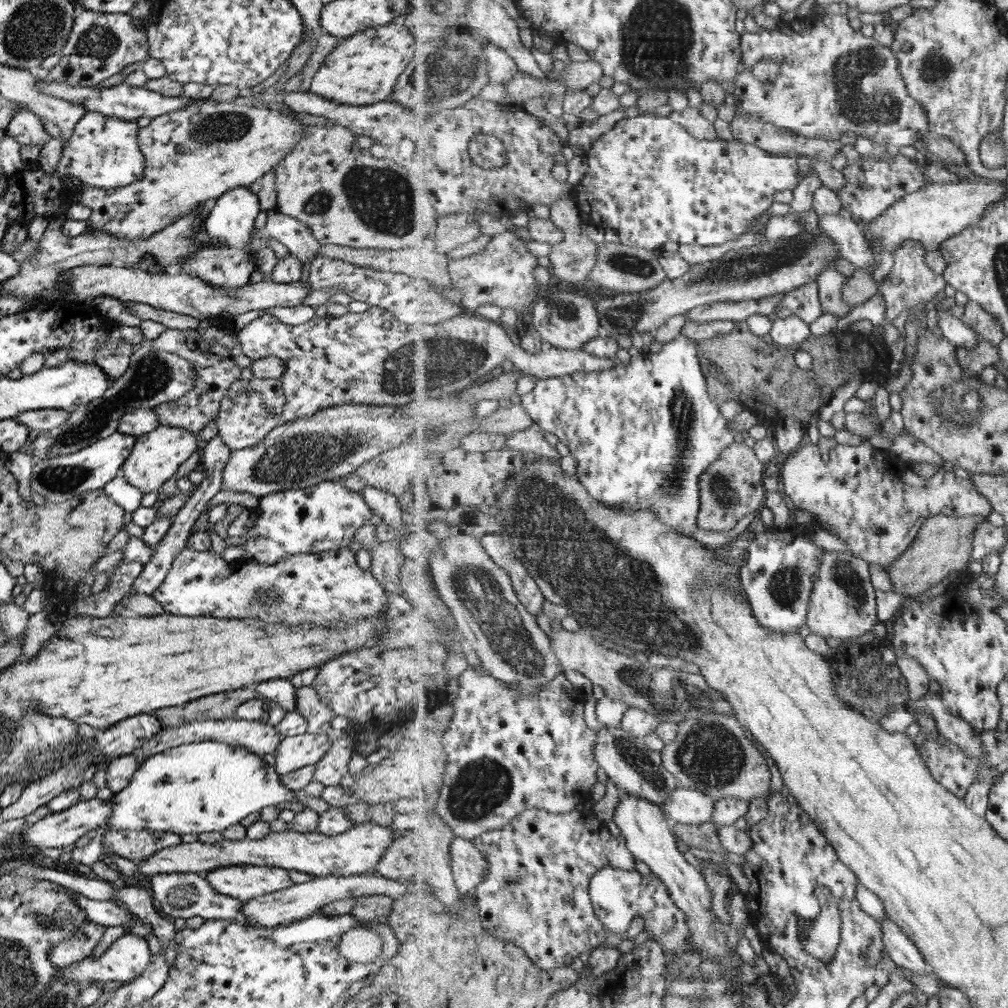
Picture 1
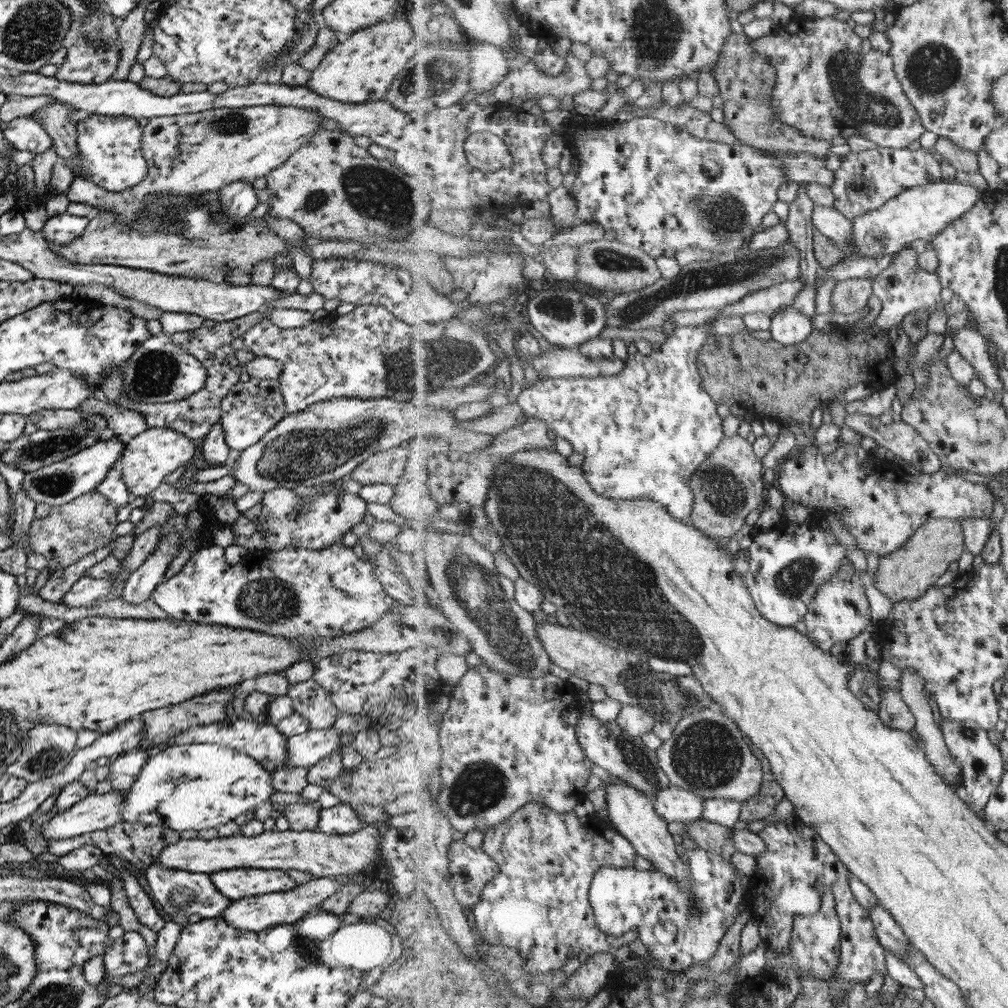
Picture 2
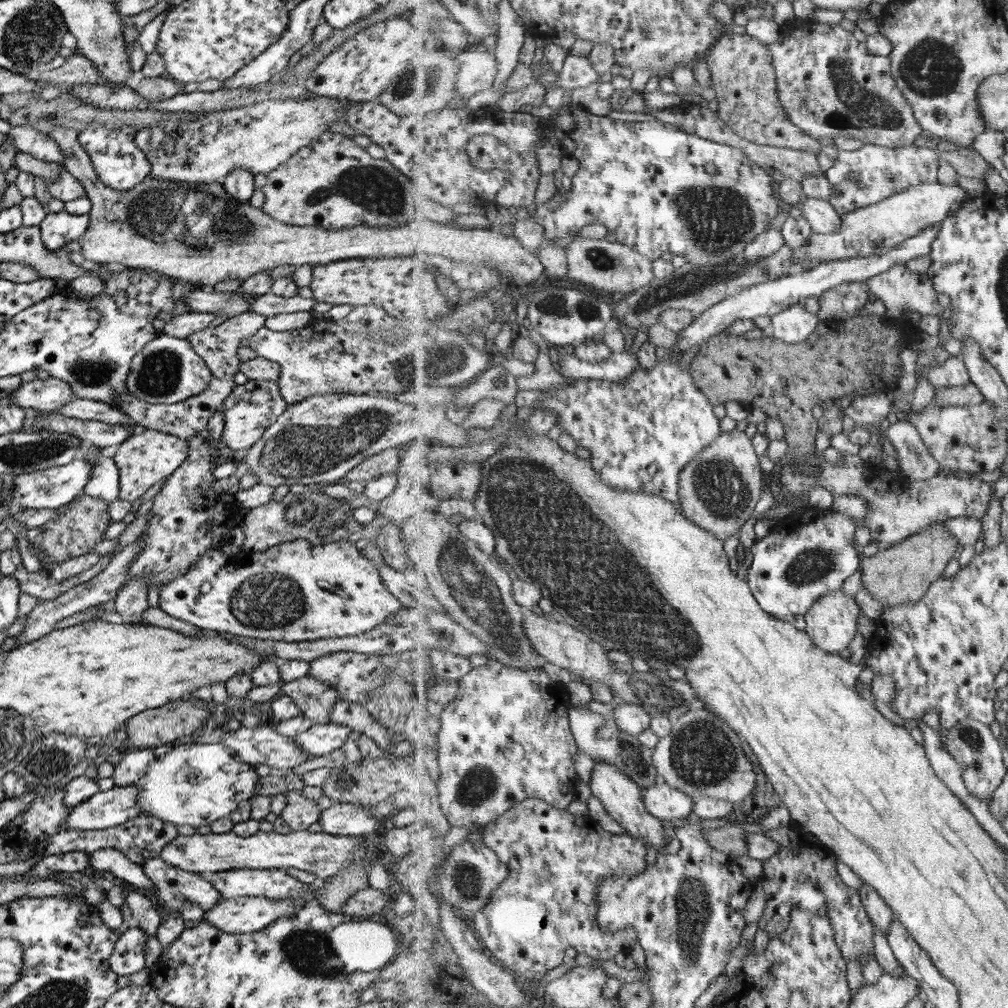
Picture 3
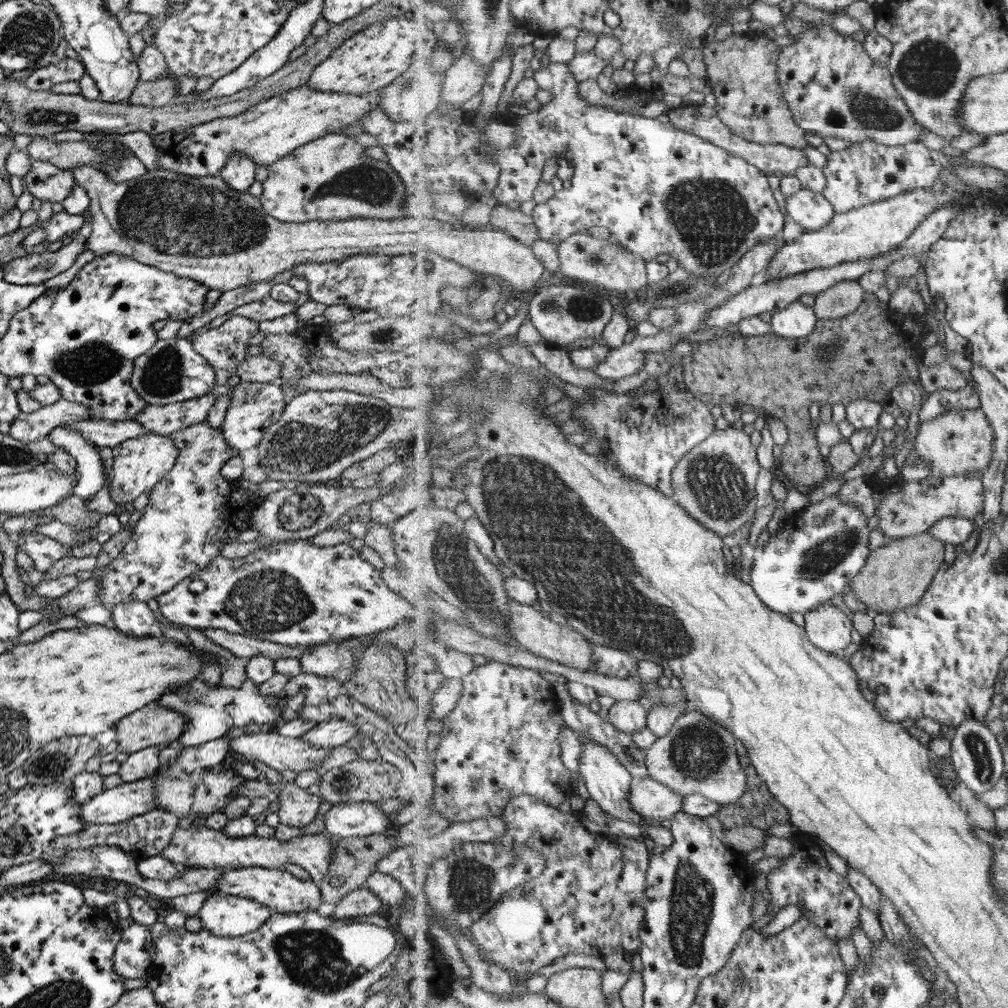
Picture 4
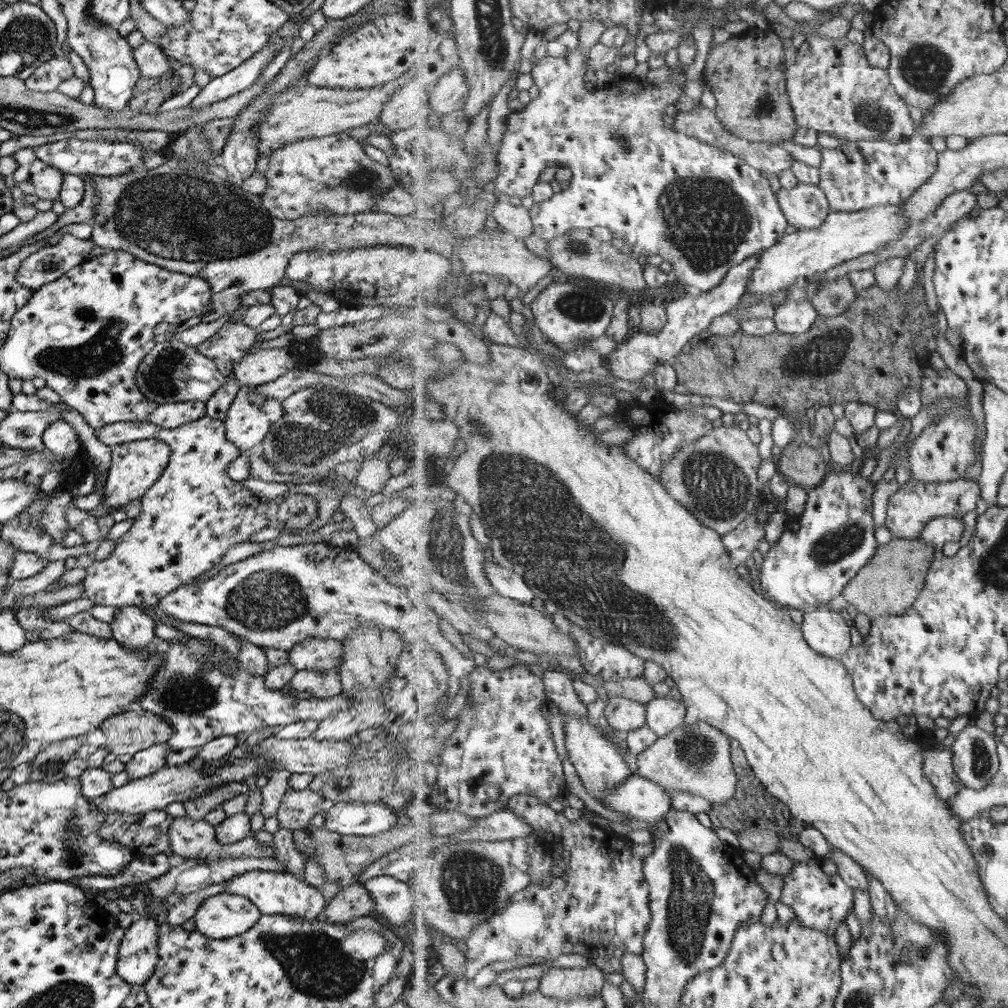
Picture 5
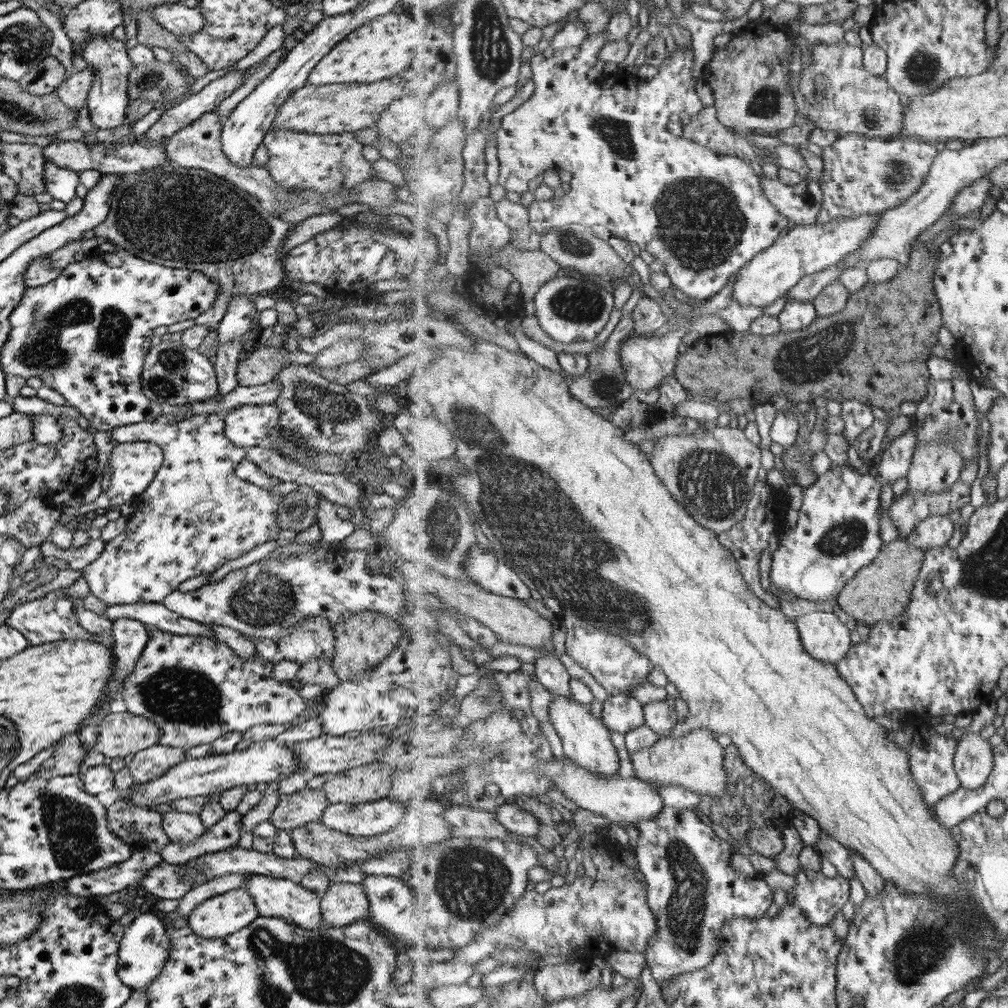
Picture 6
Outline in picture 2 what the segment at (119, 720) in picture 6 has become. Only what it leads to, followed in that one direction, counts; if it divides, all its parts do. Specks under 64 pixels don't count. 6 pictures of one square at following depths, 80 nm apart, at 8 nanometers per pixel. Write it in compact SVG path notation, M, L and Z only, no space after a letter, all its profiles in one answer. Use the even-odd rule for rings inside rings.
M211 692L211 694L203 694L203 696L195 696L195 698L191 698L191 700L184 700L181 704L171 704L170 706L163 706L162 708L157 708L154 710L149 710L147 712L143 712L136 716L135 718L139 719L144 726L144 733L142 734L142 738L144 738L145 742L143 742L143 746L145 748L149 746L164 744L166 740L169 740L173 736L177 736L180 732L191 728L192 726L201 726L202 724L213 724L214 722L226 720L226 710L225 707L227 704L232 704L232 698L235 696L233 692L229 694L229 692Z

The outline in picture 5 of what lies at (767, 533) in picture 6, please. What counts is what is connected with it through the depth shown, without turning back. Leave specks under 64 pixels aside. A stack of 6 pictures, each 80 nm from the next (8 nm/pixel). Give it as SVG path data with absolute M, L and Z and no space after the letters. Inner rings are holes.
M757 510L734 531L722 535L723 544L728 551L743 548L754 552L759 546L759 542L765 538L765 524L760 525L757 522Z

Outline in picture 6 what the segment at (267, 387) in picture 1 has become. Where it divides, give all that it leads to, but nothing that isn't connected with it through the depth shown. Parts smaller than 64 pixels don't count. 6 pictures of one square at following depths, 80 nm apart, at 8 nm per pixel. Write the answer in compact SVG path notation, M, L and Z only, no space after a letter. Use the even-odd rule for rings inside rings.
M242 404L224 415L224 434L237 448L254 447L269 437L279 418L273 404Z

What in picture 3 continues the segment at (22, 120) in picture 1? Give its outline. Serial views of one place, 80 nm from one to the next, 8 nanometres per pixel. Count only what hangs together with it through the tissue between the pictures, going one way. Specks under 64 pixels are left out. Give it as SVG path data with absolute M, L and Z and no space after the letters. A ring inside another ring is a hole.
M11 126L9 136L18 152L26 152L45 162L62 165L63 155L59 145L49 136L33 130L30 126Z

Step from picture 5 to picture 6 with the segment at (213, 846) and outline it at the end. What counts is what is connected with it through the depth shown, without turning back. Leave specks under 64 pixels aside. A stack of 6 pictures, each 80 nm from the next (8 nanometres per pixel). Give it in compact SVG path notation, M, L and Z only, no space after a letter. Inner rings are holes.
M173 809L162 814L161 828L169 841L180 845L196 841L207 830L198 815Z

